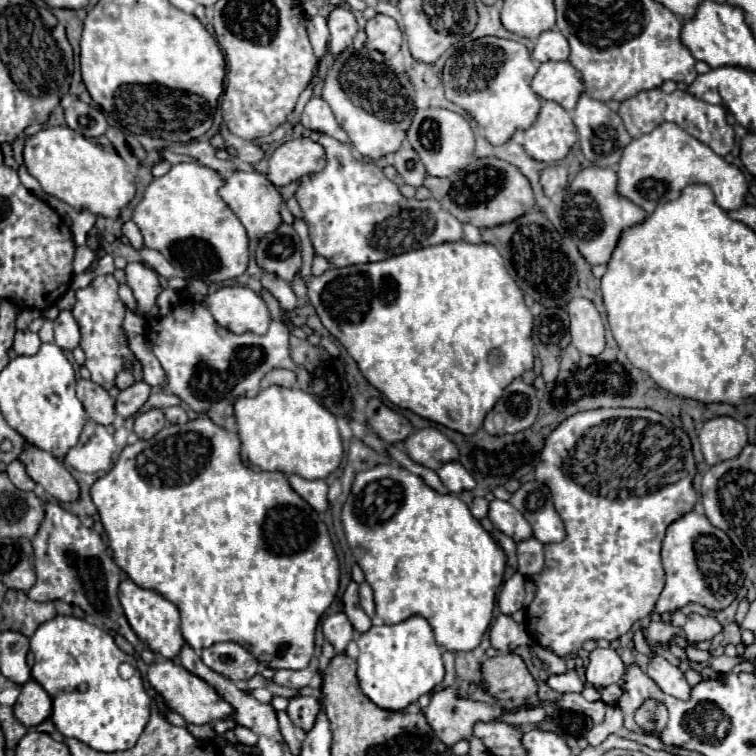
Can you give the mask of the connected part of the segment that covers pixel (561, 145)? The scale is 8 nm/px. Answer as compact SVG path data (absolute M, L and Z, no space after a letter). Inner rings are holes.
M544 102L536 122L526 130L524 150L534 160L550 164L562 160L576 140L572 116L560 104Z

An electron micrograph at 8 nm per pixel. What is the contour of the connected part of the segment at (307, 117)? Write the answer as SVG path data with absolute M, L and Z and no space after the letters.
M312 96L310 102L306 104L302 118L300 118L302 126L308 130L320 130L332 138L338 138L342 142L348 142L346 134L342 134L340 124L336 122L330 106L320 98L320 96Z

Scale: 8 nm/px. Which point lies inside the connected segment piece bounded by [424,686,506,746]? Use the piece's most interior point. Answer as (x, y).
(452, 717)

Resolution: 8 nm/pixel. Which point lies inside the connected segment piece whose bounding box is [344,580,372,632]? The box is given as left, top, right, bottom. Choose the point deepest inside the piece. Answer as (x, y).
(361, 622)

